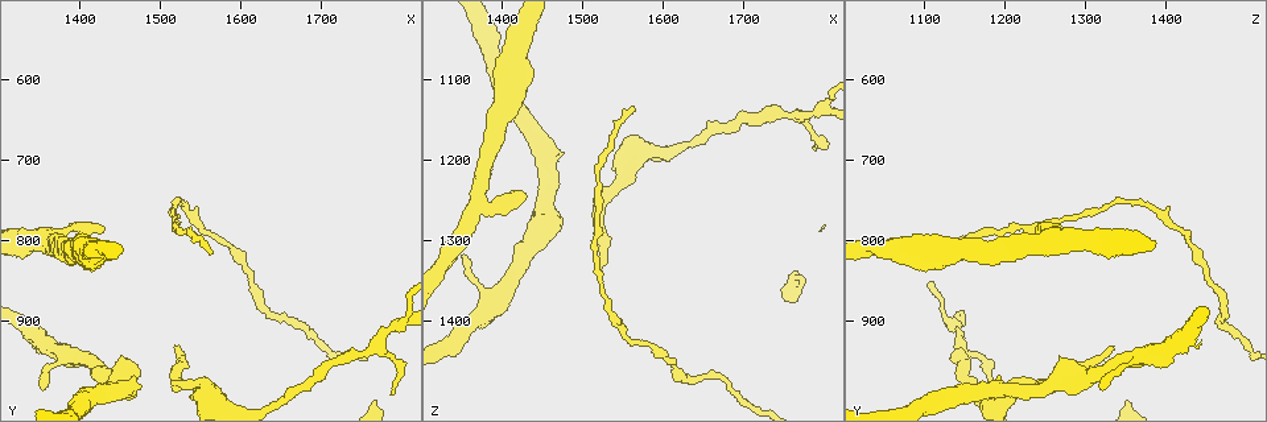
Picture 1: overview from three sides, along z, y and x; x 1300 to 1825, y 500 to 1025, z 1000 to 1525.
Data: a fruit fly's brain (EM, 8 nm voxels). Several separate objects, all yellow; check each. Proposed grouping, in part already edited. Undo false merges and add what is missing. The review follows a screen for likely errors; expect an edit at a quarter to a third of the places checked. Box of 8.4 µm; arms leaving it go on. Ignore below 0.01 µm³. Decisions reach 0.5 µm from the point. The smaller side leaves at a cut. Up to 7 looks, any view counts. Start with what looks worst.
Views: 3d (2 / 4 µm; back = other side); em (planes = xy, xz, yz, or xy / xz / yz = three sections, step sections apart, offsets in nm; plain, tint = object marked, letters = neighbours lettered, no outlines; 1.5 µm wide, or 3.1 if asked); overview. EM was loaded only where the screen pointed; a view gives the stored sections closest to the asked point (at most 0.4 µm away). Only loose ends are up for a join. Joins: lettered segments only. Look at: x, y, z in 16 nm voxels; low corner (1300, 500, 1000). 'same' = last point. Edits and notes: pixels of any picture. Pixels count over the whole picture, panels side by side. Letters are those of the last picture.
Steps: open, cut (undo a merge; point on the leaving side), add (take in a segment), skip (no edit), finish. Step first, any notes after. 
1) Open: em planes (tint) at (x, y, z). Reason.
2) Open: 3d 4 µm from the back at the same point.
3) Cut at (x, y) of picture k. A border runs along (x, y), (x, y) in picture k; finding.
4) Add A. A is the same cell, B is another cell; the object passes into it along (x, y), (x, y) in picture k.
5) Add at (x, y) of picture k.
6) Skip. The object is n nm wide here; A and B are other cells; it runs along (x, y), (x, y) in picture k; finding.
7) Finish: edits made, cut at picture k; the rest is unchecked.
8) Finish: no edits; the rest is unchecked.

Open: 3d 4 µm at (1520, 930, 1330). An open end.

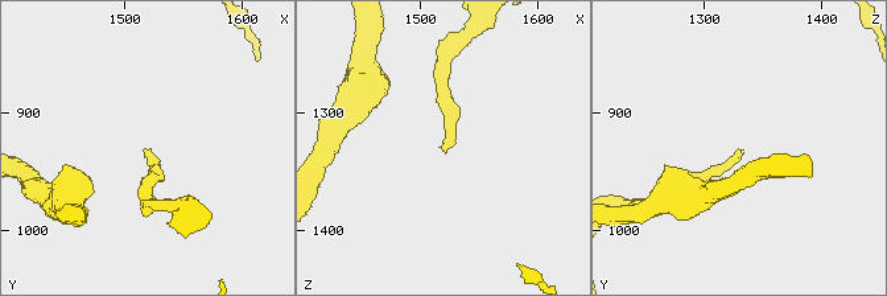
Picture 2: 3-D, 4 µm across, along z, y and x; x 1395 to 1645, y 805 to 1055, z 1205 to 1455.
Open: em xy step 8 (tint) at (1522, 930, 1336). Shape alone is not enough.

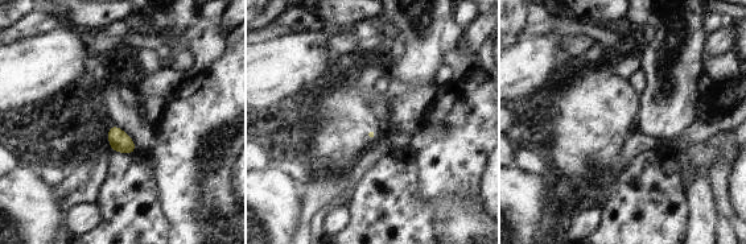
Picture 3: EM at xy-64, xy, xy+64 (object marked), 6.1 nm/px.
Open: em planes (letters) at the same point.

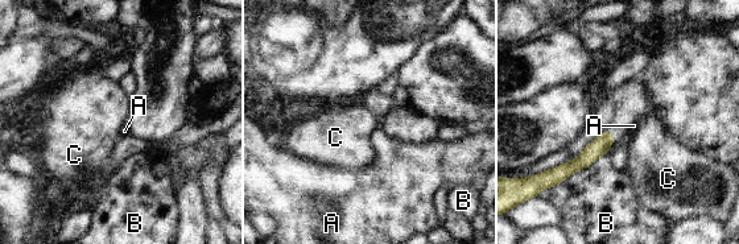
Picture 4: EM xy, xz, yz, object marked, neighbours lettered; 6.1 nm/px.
Add C. C is the same cell, A and B are other cells; it goes on there.

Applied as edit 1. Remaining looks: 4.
Open: 3d 4 µm at (1350, 980, 1320). Tapers out.

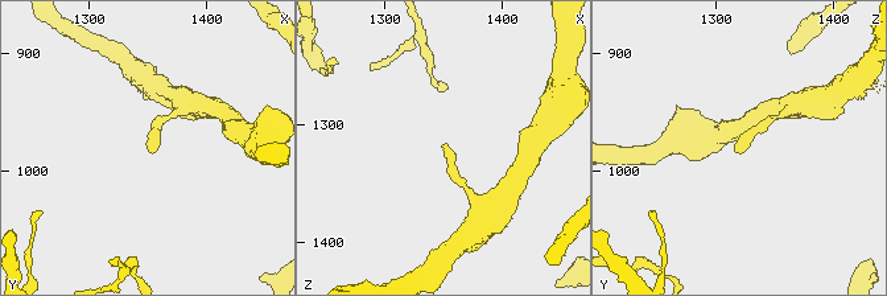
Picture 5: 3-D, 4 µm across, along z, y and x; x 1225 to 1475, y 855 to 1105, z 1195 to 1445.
Open: em planes (tint) at (1352, 986, 1318).

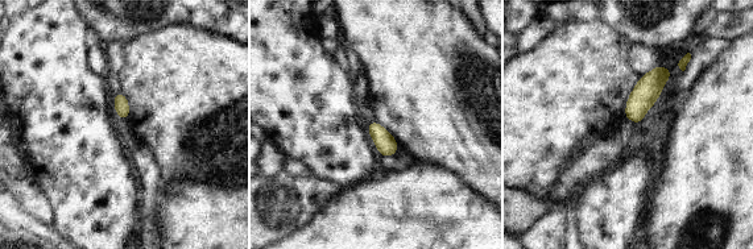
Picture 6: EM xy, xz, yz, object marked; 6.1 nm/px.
Open: em planes (letters) at the same point. What lies round it.

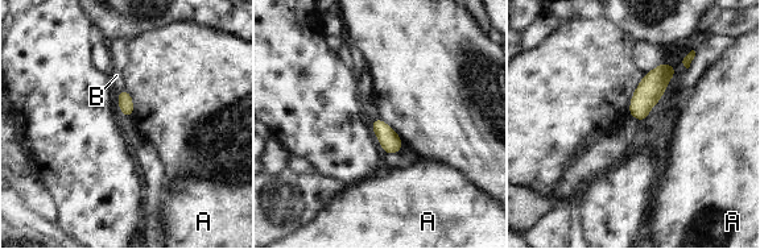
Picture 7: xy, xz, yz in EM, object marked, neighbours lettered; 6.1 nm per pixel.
Skip. A and B are other cells; a border runs along (124, 87), (119, 94) in picture 7; no lettered segment goes on from it.

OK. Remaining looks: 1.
Finish: edits made, add at picture 4; the rest is unchecked.

